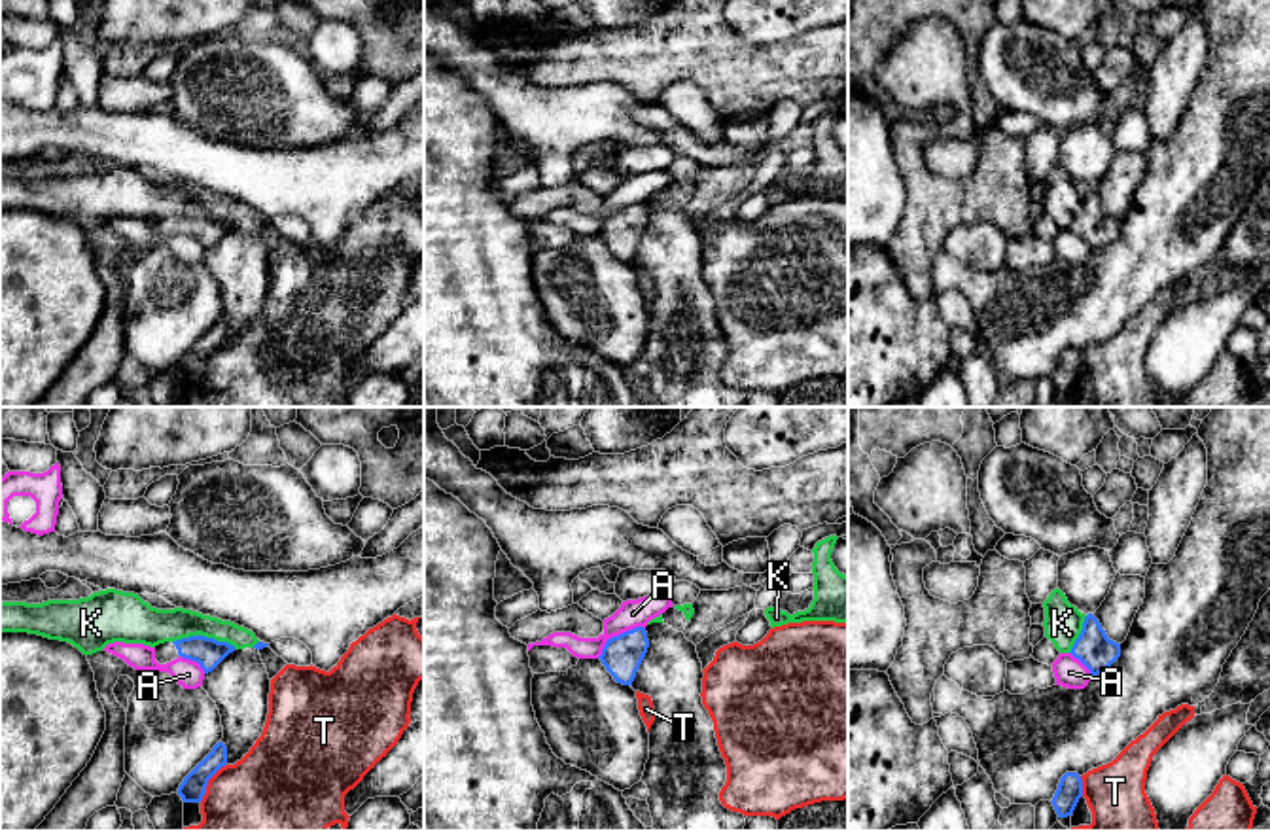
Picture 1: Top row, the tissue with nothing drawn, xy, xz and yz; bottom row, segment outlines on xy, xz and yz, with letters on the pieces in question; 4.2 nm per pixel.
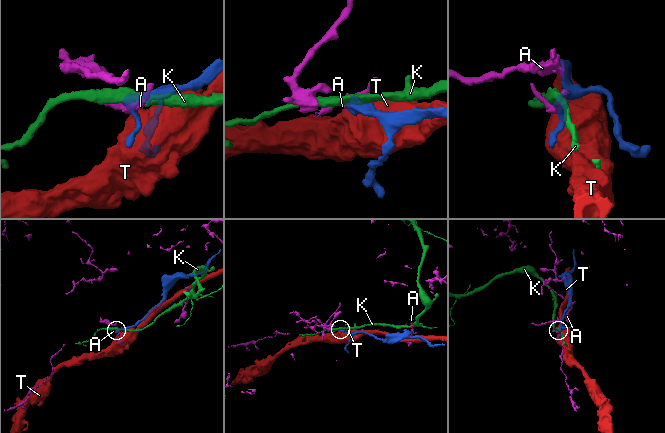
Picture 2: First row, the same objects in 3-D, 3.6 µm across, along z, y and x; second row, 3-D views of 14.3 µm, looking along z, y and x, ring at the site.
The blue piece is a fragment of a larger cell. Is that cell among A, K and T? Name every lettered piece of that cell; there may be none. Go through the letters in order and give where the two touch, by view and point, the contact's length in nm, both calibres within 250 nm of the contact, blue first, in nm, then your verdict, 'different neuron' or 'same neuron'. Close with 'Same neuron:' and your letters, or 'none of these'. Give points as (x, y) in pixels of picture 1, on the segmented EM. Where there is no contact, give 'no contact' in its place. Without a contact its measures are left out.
A: xz (619, 635) | 240 nm | 170/120 nm | different neuron
K: xy (205, 636) | 280 nm | 120/160 nm | different neuron
T: xy (207, 782) | 200 nm | 110/460 nm | different neuron
Same neuron: none of these

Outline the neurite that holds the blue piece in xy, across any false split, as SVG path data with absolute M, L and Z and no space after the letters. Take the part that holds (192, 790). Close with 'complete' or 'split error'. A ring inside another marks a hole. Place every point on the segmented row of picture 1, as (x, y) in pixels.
M218 742L212 751L184 778L178 787L178 795L184 803L201 803L208 780L227 763L227 748Z; complete

